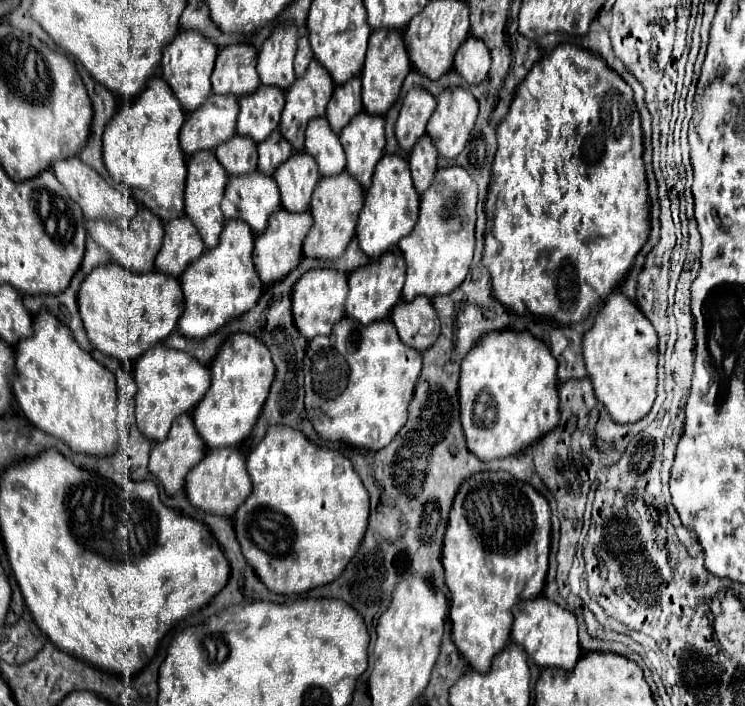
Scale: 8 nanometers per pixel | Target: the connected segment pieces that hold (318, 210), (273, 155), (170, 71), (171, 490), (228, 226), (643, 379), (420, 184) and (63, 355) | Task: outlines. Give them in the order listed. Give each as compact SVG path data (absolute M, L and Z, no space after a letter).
M347 171L331 177L321 177L313 191L309 207L309 213L313 215L313 227L309 229L303 241L303 255L317 259L337 259L345 251L351 237L355 235L355 221L361 207L363 207L363 189Z
M271 133L265 141L257 143L257 155L259 155L259 163L257 163L257 169L261 173L267 173L267 175L273 175L273 171L283 163L287 161L287 157L291 157L293 153L293 147L291 143L279 133Z
M187 29L179 31L177 37L163 49L163 59L161 59L161 69L163 69L163 79L171 85L173 93L181 101L185 111L195 111L211 93L211 69L215 65L215 53L217 45L211 41L211 37L205 37L199 31Z
M183 413L183 415L179 415L173 421L169 435L163 441L157 441L153 445L151 455L149 455L149 473L163 485L163 489L165 489L167 495L175 495L175 493L179 493L183 489L187 471L195 463L199 463L203 455L205 455L205 443L199 437L199 433L195 431L195 425L191 421L191 415L189 413Z
M227 219L219 245L215 249L205 249L199 259L195 259L181 273L179 281L185 297L185 311L179 319L179 333L187 339L205 339L215 333L223 323L235 319L249 311L263 293L263 283L253 267L251 249L255 235L245 221Z
M611 293L605 299L601 311L595 317L593 327L583 335L583 361L587 377L593 385L595 399L607 409L615 423L637 423L651 411L657 387L657 333L651 321L647 321L647 317L643 315L643 311L623 293Z
M423 135L413 145L409 153L409 167L417 193L423 193L423 189L427 189L427 183L431 183L431 177L437 169L437 149L429 135Z
M41 309L33 319L33 335L25 337L17 343L15 349L15 379L11 381L11 389L17 405L25 413L25 417L41 431L59 437L65 441L75 453L105 457L115 453L119 447L119 431L115 427L117 421L117 379L115 375L99 365L87 351L79 347L71 329L63 325L51 311Z

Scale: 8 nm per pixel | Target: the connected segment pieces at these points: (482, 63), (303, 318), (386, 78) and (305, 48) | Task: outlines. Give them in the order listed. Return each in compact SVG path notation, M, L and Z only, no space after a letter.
M469 35L465 39L465 43L457 49L455 53L455 65L453 69L469 83L469 85L479 85L487 79L491 67L491 53L487 49L487 45Z
M315 269L307 271L293 287L291 303L293 303L293 321L299 333L307 339L317 335L331 333L331 327L339 317L343 317L343 305L347 299L347 275L335 269Z
M377 29L369 37L369 49L365 57L365 65L361 71L363 81L363 107L367 113L385 115L393 101L399 97L403 79L411 71L411 61L405 53L405 45L401 33L397 29Z
M303 33L301 39L299 39L297 55L295 55L295 75L297 77L303 77L311 59L313 59L313 53L311 53L311 45L309 45L309 37Z

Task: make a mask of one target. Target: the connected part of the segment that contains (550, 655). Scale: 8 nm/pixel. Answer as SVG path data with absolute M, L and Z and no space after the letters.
M539 595L529 601L521 601L513 607L513 629L511 639L527 649L527 655L537 667L559 667L571 671L581 657L577 643L577 619L571 611Z

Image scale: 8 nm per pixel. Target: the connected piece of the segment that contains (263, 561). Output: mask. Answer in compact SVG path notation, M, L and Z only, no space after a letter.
M271 425L259 445L247 457L253 483L251 495L233 515L233 529L243 557L255 575L273 593L303 593L331 583L355 555L369 517L369 495L351 461L341 453L311 443L301 431L287 425Z

